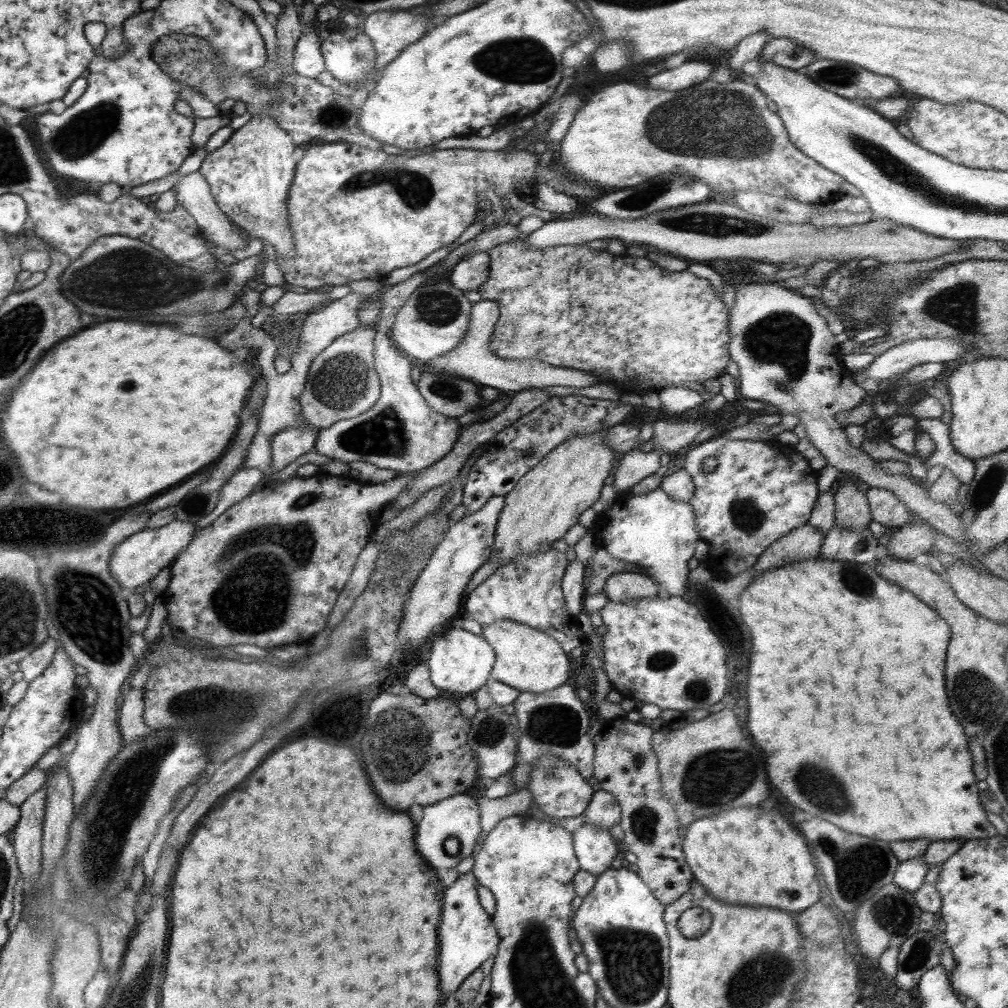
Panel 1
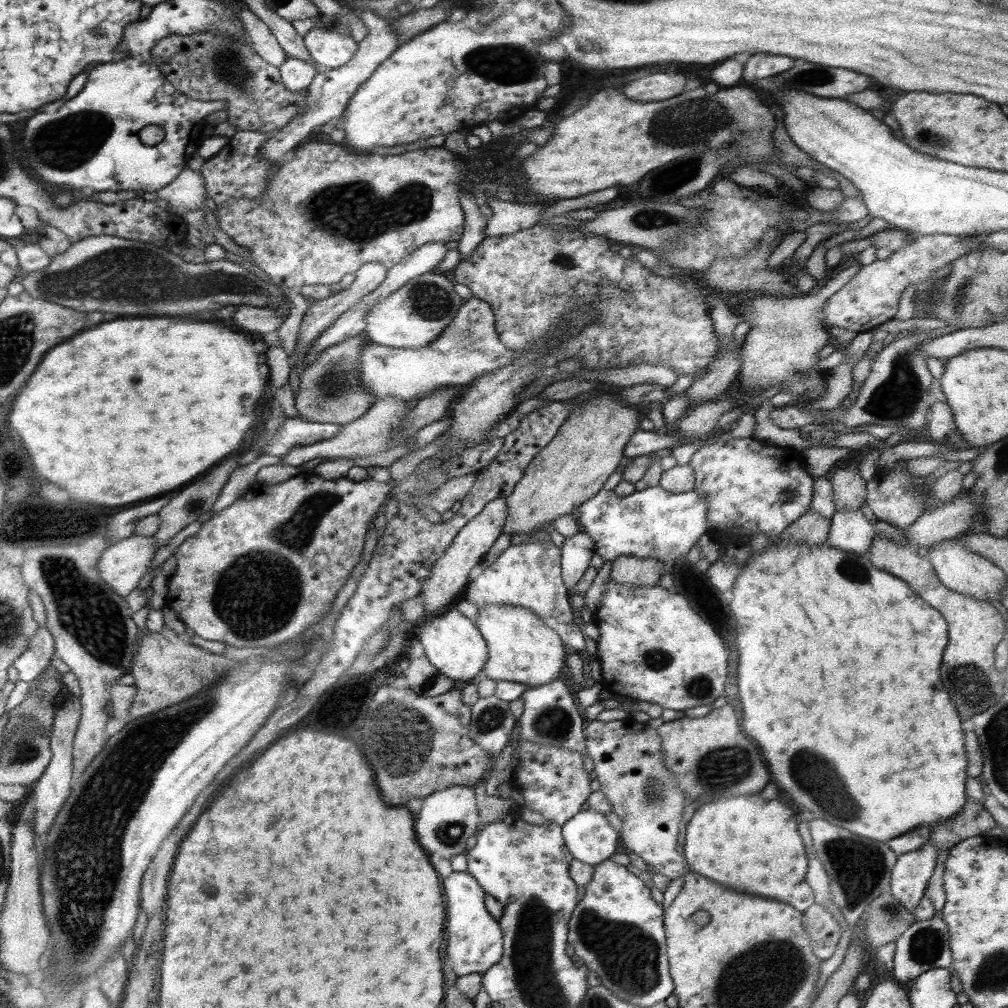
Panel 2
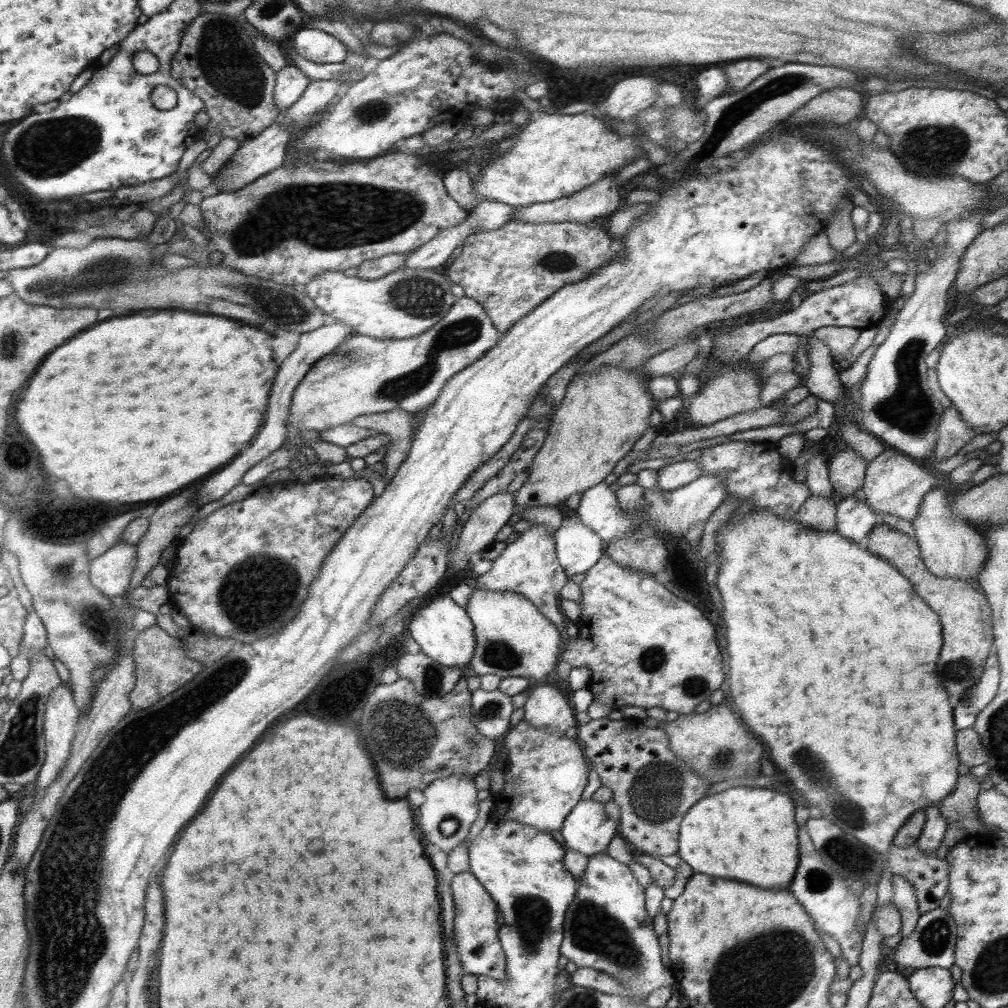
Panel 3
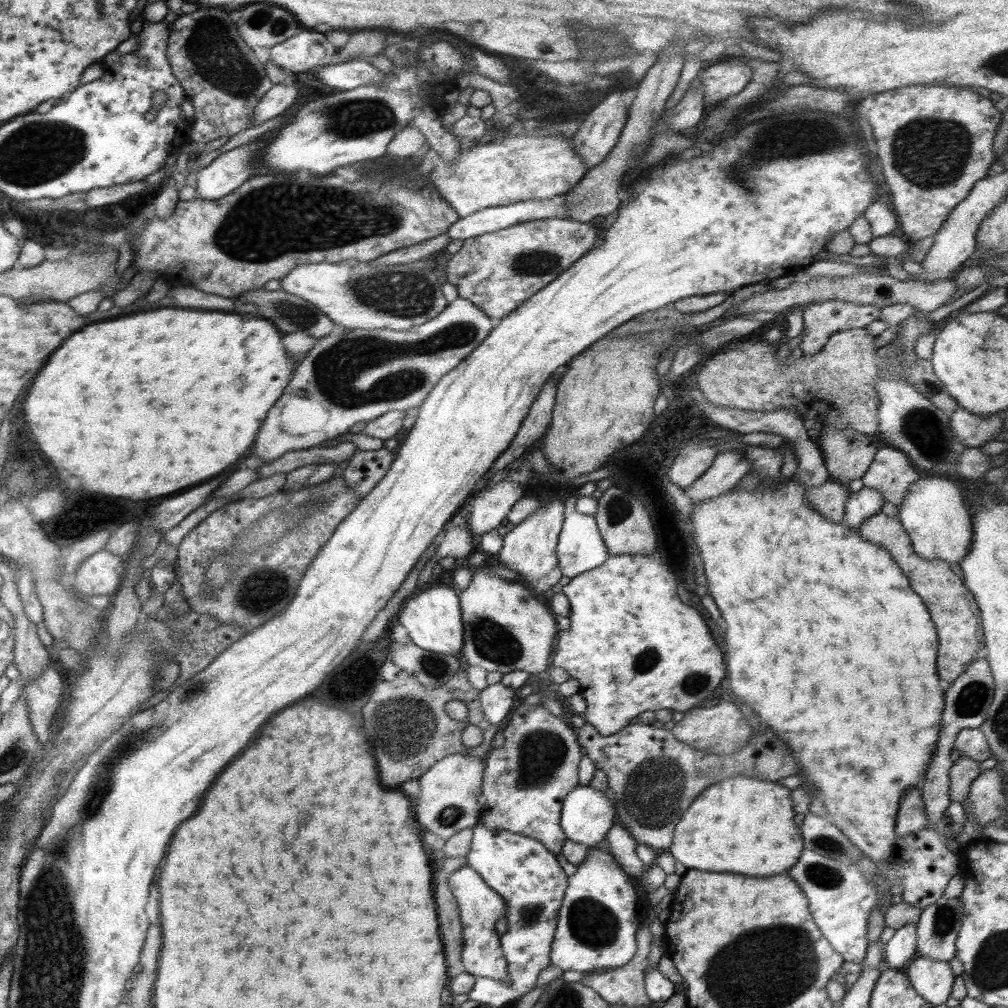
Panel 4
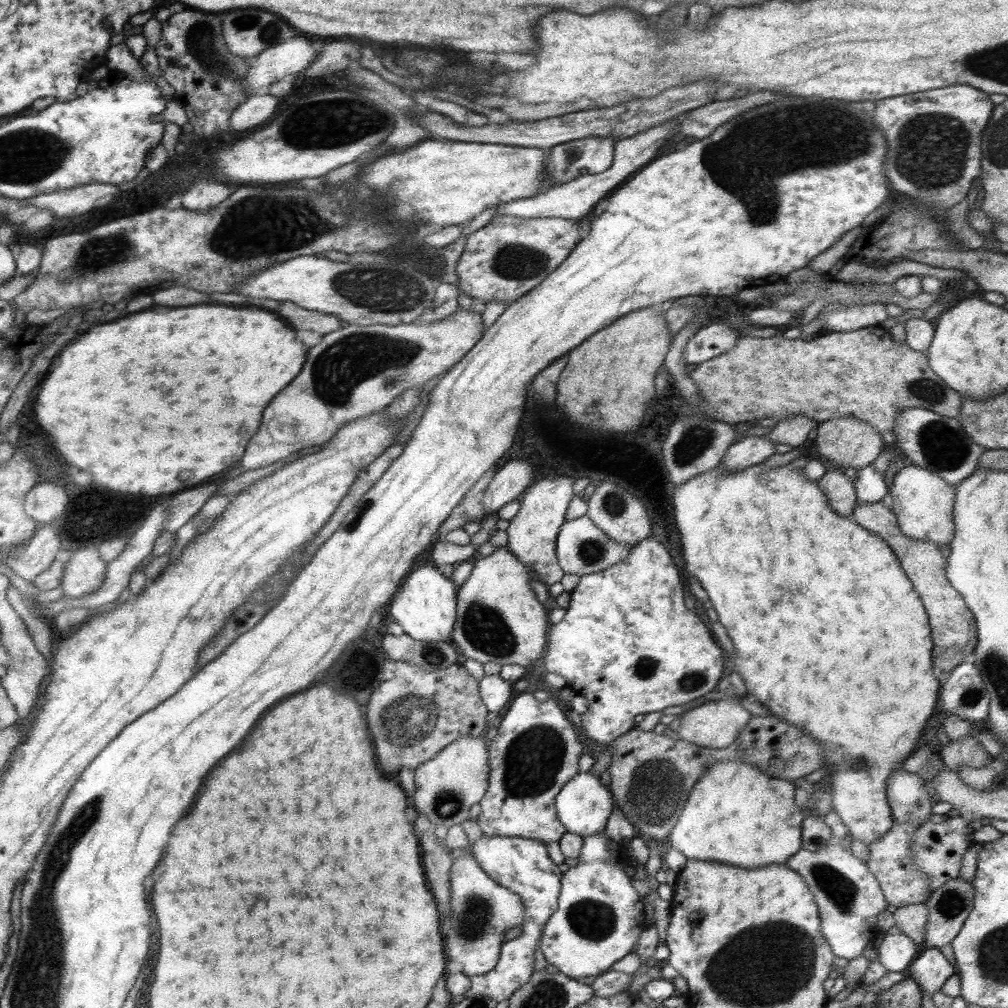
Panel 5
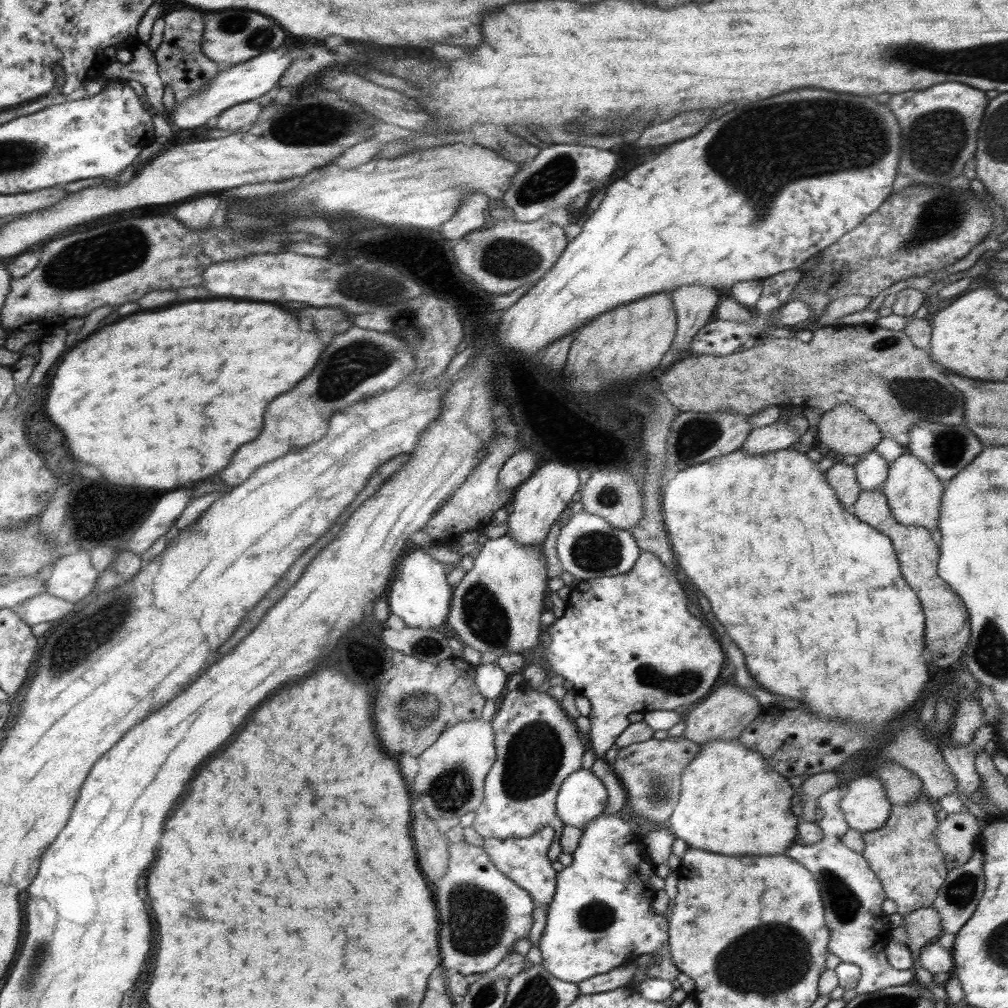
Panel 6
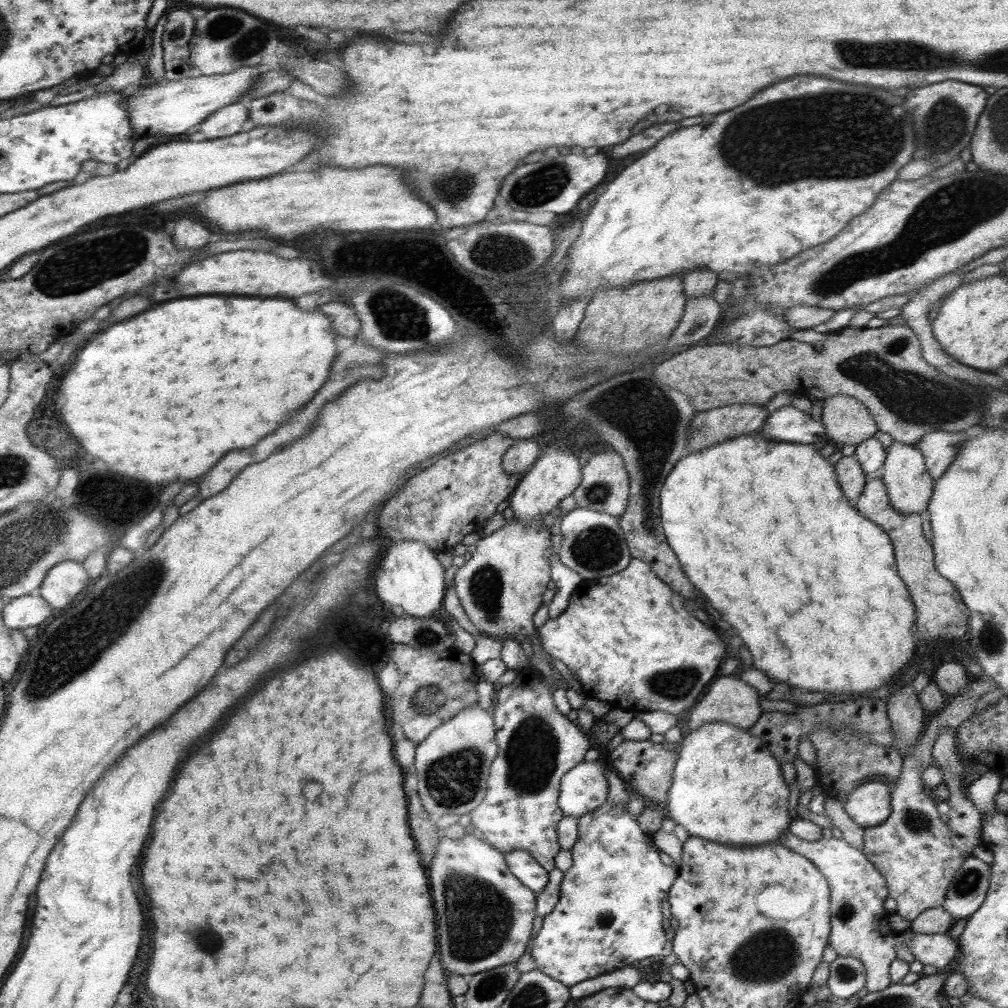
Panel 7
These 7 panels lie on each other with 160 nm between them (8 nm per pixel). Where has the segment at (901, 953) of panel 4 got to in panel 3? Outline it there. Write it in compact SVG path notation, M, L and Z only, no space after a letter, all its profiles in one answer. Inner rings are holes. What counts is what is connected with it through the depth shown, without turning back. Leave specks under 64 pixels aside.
M894 876L893 897L891 902L901 914L901 940L905 939L917 925L920 918L919 906L913 889L913 884L906 880L902 880L900 876Z

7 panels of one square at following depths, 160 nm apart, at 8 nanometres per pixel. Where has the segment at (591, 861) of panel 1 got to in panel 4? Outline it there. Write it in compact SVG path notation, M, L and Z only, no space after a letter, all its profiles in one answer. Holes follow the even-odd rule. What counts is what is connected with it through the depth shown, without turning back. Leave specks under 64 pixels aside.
M579 784L564 797L560 824L568 840L590 847L605 839L608 830L616 823L616 816L614 802L605 797L604 791Z

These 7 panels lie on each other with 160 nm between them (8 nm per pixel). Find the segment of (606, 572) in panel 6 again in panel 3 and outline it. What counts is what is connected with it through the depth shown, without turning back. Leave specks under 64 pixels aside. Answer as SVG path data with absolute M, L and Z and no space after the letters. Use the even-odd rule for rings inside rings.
M578 515L563 518L562 525L555 530L555 551L558 562L568 577L586 573L606 554L602 539L583 524Z

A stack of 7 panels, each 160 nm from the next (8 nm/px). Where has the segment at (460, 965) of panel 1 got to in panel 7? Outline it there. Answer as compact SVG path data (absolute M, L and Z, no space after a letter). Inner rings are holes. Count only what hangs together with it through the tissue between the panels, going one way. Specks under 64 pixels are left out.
M473 834L460 839L442 835L434 858L428 878L438 918L438 952L446 973L469 977L516 963L532 941L537 894L510 872L504 854Z

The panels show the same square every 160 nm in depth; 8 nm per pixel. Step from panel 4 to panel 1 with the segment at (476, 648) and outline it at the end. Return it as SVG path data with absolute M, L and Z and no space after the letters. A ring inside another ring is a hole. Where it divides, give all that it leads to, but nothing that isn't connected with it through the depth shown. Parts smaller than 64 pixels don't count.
M495 620L483 626L483 638L495 652L491 678L521 692L542 693L558 688L570 678L569 654L552 636L515 620Z

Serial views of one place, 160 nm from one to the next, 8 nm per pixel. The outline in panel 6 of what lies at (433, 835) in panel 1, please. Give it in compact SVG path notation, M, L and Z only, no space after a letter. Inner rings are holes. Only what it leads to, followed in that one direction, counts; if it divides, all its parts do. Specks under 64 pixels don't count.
M482 718L464 721L444 729L436 742L419 757L418 776L414 794L424 802L426 814L438 821L442 818L460 818L475 811L483 801L484 780L496 758L495 734L491 722Z

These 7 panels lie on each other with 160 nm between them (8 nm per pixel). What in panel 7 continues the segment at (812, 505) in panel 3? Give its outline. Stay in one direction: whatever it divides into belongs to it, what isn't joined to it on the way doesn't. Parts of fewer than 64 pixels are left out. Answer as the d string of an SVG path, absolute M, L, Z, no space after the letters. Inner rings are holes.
M856 455L843 456L834 465L837 481L843 490L844 496L854 507L857 498L865 487L866 474L862 470L860 461Z

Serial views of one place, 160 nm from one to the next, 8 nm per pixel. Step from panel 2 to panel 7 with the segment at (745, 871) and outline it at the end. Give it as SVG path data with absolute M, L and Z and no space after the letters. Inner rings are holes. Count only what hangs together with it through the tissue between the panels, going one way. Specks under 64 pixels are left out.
M712 722L703 724L696 730L691 730L690 733L679 742L676 751L679 757L674 767L673 783L668 791L669 797L667 798L667 802L662 808L665 811L665 815L670 817L677 825L683 825L688 831L689 836L698 836L698 838L704 838L704 840L710 840L710 842L718 842L718 844L760 846L760 844L778 840L778 838L782 836L782 832L787 830L793 818L793 810L790 808L788 801L790 791L782 776L780 765L776 762L774 755L768 750L767 744L763 740L752 735L747 729L738 728L737 726L726 724L725 722Z

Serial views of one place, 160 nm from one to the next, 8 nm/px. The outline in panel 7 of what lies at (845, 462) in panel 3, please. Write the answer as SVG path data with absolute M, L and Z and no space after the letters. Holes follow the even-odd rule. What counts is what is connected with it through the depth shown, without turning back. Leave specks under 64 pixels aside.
M844 394L824 399L821 421L825 434L838 448L858 445L877 432L877 424L869 410L857 398Z

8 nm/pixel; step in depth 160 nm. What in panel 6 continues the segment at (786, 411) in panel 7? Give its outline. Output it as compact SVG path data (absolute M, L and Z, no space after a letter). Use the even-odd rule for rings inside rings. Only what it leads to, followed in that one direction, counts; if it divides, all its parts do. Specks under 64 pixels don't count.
M782 418L770 425L752 429L740 449L748 454L776 452L791 448L792 444L800 442L801 436L802 434Z

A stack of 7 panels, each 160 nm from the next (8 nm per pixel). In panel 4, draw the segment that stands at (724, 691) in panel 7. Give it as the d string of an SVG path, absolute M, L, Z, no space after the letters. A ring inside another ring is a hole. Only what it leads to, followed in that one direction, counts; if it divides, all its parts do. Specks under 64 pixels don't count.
M730 698L730 702L723 700L711 708L695 707L686 711L684 719L677 722L671 731L676 740L696 750L720 755L732 754L740 750L745 744L748 744L751 734L753 734L752 728L746 724L746 720L738 708L738 703L732 698Z

